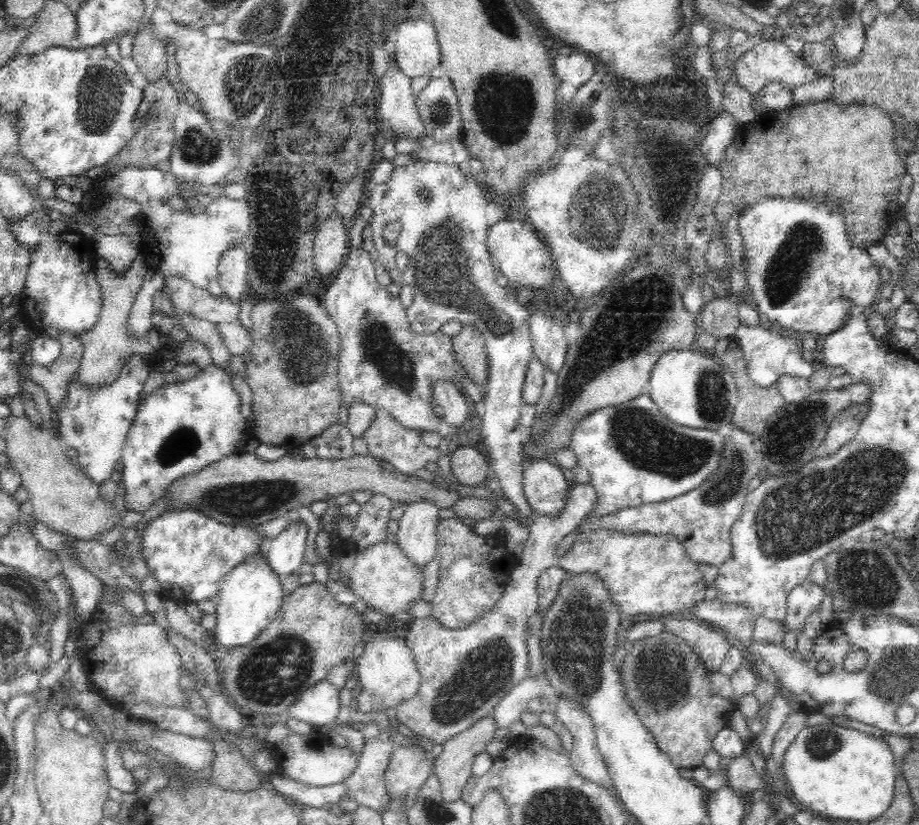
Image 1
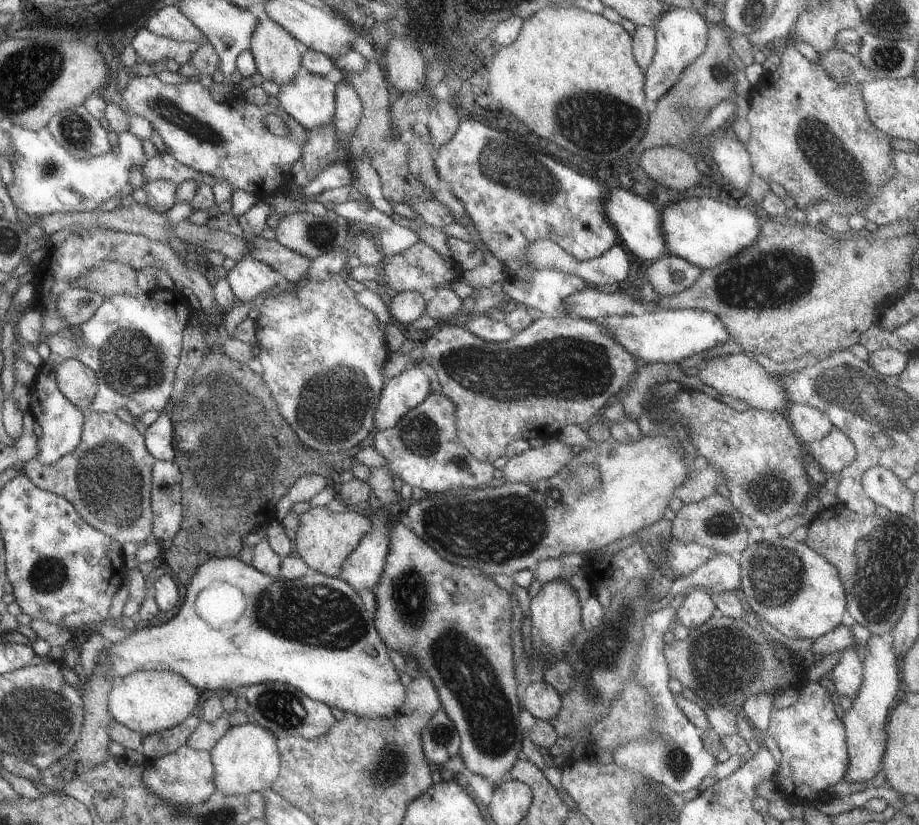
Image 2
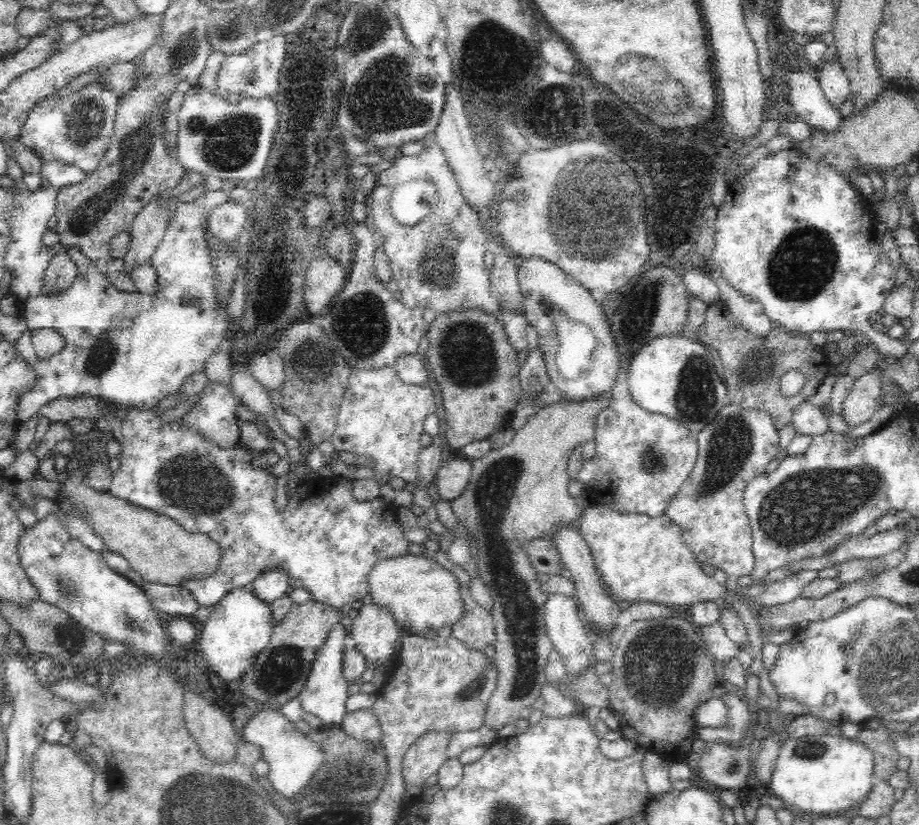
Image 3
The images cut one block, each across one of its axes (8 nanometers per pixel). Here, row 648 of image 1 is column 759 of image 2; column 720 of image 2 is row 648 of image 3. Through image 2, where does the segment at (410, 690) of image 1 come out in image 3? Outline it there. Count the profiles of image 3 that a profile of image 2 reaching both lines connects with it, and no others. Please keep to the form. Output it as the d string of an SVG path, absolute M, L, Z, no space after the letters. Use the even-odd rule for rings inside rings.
M378 604L362 606L352 624L354 646L366 656L370 668L386 666L394 656L396 642L400 642L404 634L406 632L398 628L390 610Z

